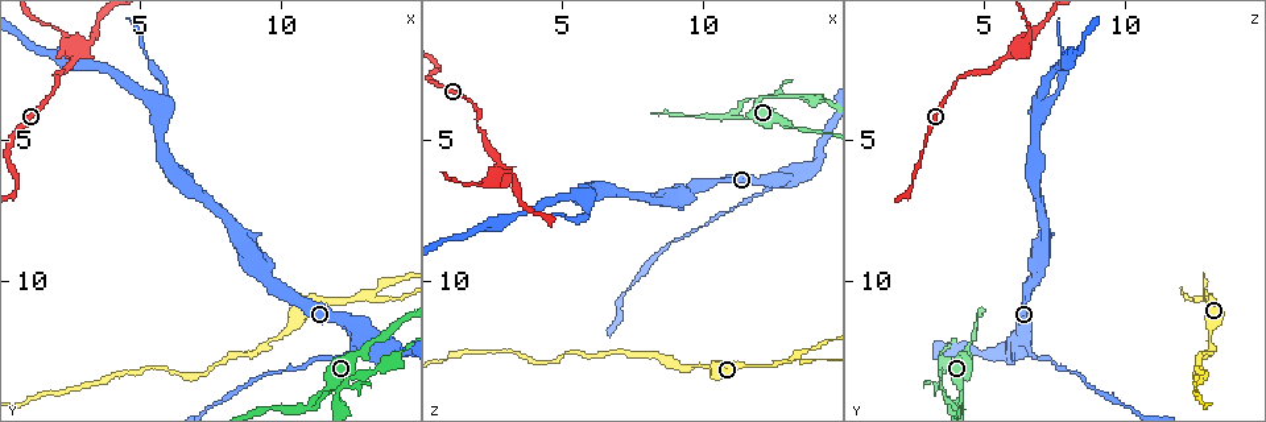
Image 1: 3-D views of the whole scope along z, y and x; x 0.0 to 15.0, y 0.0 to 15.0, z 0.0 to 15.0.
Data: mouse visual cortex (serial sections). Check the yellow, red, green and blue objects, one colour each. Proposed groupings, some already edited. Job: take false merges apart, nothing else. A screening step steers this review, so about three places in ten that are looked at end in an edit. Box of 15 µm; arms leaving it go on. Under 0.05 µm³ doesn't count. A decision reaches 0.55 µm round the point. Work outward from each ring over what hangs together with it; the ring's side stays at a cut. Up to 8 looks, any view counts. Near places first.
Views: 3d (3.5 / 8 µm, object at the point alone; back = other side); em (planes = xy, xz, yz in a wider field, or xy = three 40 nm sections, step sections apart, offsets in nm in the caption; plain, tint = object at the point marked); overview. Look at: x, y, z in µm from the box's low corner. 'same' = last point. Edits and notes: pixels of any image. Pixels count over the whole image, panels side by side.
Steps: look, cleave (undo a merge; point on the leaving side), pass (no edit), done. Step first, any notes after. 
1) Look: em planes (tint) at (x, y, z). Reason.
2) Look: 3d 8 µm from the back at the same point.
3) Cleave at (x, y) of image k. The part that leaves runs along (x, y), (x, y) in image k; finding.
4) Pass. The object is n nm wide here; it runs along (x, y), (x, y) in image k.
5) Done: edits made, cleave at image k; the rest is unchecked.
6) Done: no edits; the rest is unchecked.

Look: 3d 3.5 µm at (12.9, 10.6, 12.9).

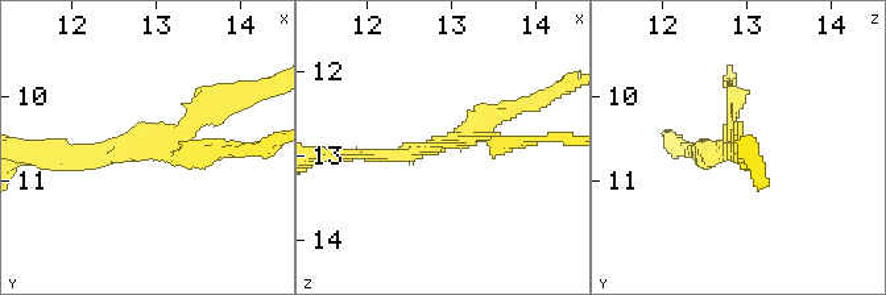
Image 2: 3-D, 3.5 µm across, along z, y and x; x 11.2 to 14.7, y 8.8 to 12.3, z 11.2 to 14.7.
Look: em xy step 5 (tint) at (12.90, 10.65, 12.85). 3 arms meet here; the arms are 150, 150, 200 nm wide.

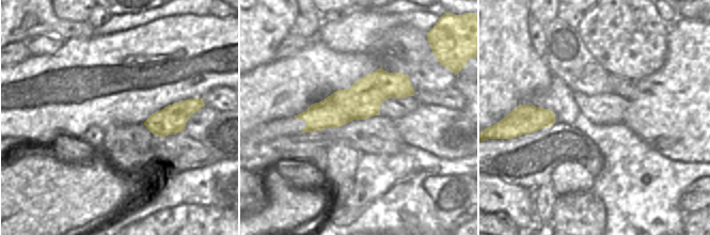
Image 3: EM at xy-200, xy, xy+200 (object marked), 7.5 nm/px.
Cleave at (219, 150) of image 2. The part that leaves runs along (162, 150), (264, 150), (276, 141) in image 2; two cells meet here.

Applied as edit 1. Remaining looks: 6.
Look: overview.

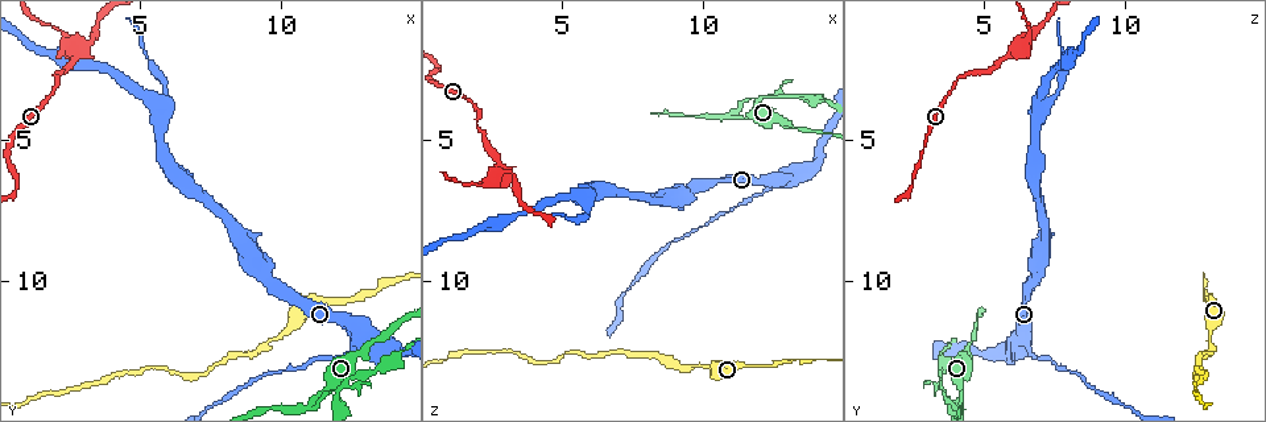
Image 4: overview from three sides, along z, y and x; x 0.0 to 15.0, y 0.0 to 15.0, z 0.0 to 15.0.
Look: 3d 8 µm at (12.9, 12.3, 6.6). Abrupt turn.

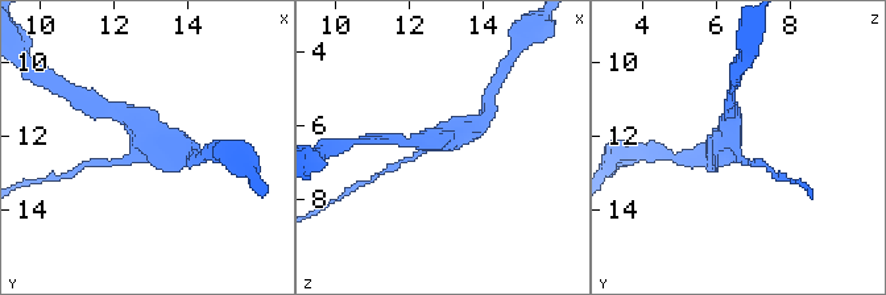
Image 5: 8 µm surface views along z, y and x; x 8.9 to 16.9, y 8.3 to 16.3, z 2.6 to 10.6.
Look: 3d 3.5 µm at (12.9, 12.4, 6.5). Zoom in.

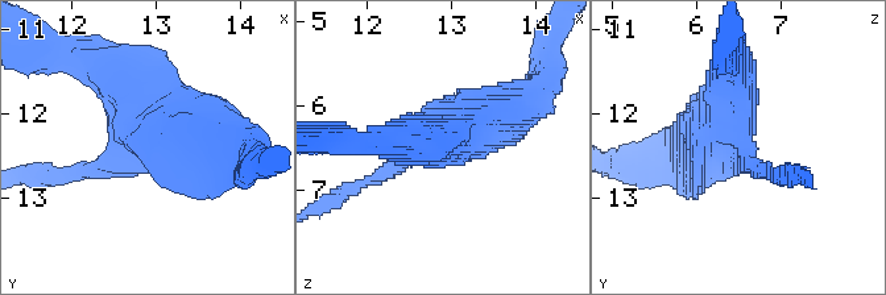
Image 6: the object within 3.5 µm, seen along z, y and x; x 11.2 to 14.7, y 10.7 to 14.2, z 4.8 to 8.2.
Look: em xy step 3 (tint) at the same point. Now the EM.

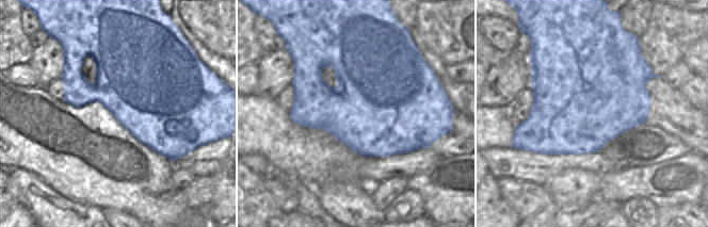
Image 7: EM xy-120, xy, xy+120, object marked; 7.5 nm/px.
Pass. It runs along (94, 63), (154, 124), (231, 140) in image 6; one cell here.

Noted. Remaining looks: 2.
Done: edits made, cleave at image 2; the rest is unchecked.

